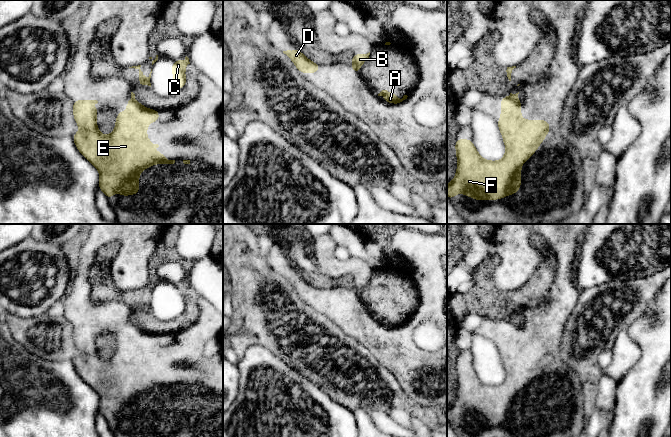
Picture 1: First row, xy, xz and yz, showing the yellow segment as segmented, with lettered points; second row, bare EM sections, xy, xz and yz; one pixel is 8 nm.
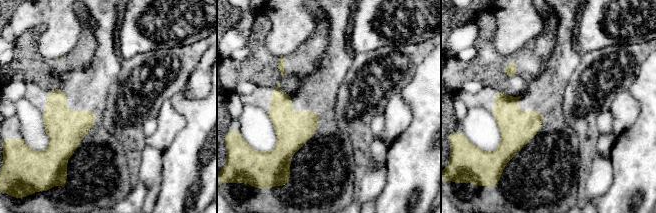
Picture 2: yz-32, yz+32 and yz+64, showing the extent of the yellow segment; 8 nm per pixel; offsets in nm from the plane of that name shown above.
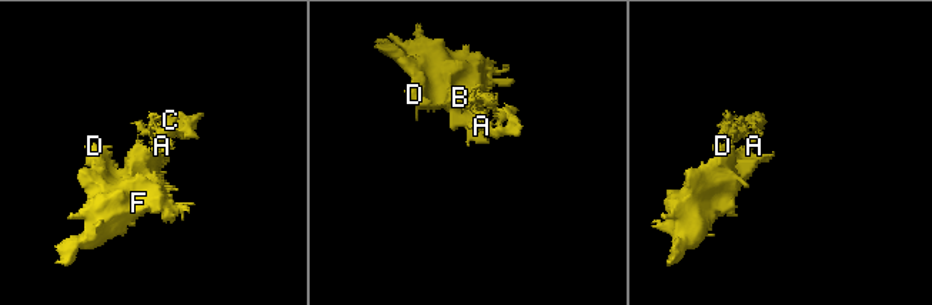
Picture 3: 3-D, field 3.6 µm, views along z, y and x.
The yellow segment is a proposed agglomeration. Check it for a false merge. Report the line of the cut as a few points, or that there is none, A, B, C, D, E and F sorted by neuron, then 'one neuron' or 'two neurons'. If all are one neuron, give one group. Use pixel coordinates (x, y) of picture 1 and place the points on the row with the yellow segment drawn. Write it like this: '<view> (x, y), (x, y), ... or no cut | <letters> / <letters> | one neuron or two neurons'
yz (508, 97), (517, 100) | A C / B D E F | two neurons

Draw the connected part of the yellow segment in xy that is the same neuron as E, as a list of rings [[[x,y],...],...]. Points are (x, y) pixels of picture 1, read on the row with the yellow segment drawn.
[[[135,99],[127,101],[127,114],[119,109],[119,115],[115,117],[114,131],[104,136],[97,128],[96,115],[98,108],[92,108],[97,100],[73,100],[73,116],[81,129],[72,138],[80,153],[95,166],[100,173],[98,189],[102,190],[108,200],[119,190],[120,196],[130,196],[132,193],[139,195],[139,174],[153,164],[174,164],[175,160],[168,160],[161,152],[152,152],[152,148],[158,148],[158,144],[152,144],[147,139],[147,125],[152,121],[159,122],[159,110],[144,107]]]

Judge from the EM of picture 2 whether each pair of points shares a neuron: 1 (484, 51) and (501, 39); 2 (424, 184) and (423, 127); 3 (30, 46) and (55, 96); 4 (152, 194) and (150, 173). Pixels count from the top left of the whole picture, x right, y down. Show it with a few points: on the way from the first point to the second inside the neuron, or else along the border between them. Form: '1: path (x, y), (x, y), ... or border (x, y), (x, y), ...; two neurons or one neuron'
1: border (494, 36), (492, 46); two neurons
2: path (424, 170), (424, 141); one neuron
3: border (57, 87), (55, 89), (43, 89); two neurons
4: path (152, 189), (152, 178); one neuron

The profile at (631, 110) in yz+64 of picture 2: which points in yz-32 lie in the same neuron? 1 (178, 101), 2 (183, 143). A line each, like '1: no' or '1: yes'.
1: no
2: no

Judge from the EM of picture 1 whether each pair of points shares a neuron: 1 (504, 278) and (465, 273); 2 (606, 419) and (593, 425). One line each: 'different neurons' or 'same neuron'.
1: different neurons
2: same neuron

